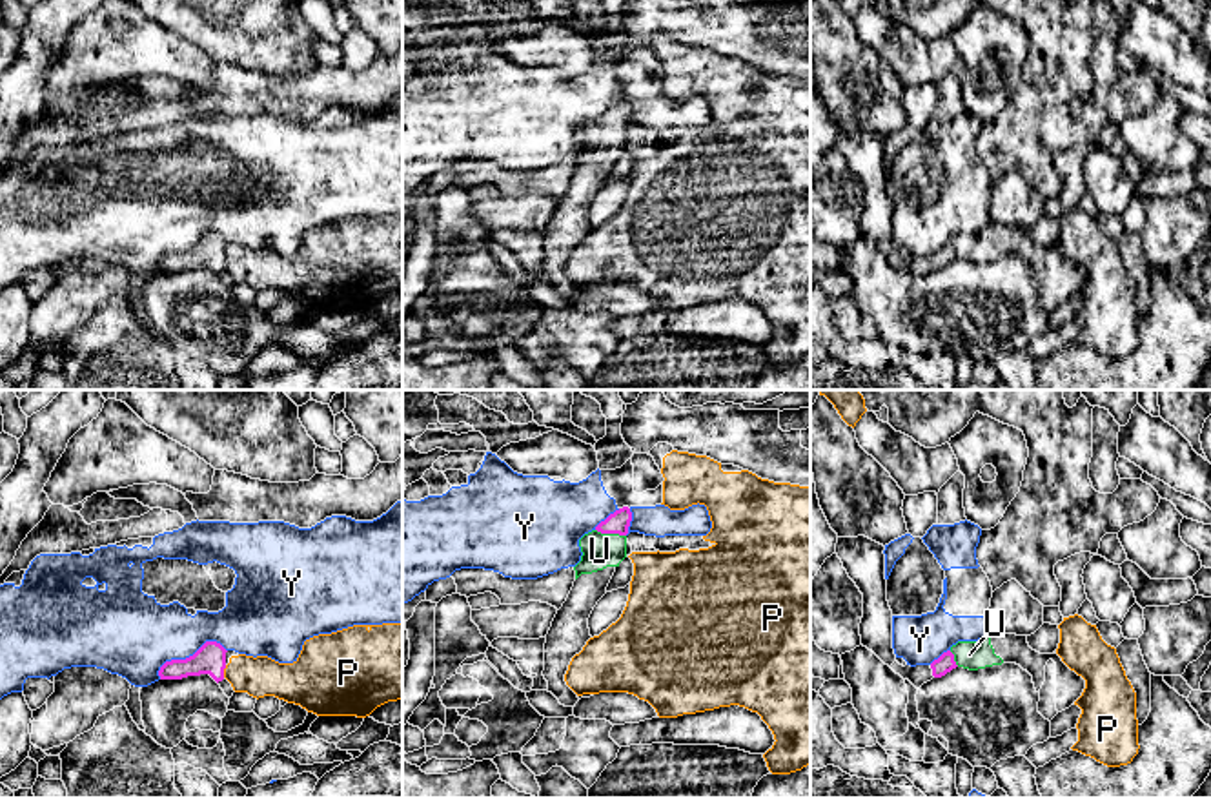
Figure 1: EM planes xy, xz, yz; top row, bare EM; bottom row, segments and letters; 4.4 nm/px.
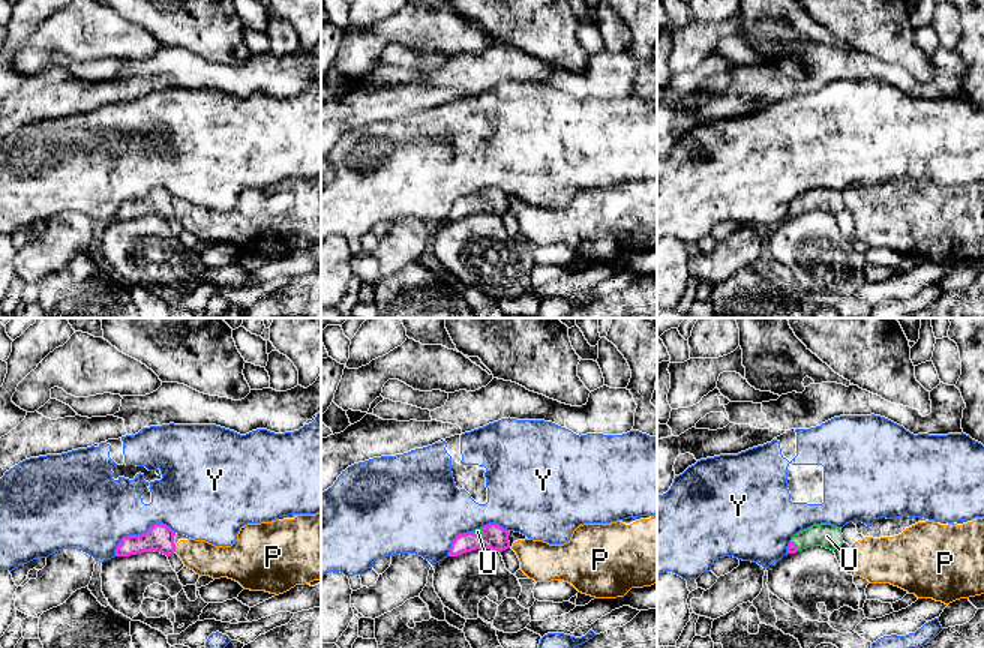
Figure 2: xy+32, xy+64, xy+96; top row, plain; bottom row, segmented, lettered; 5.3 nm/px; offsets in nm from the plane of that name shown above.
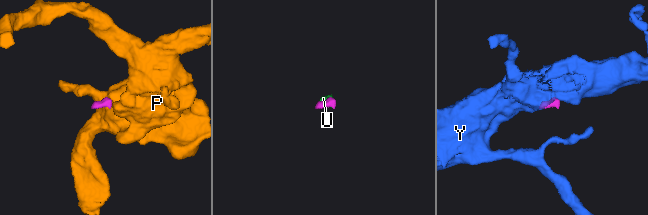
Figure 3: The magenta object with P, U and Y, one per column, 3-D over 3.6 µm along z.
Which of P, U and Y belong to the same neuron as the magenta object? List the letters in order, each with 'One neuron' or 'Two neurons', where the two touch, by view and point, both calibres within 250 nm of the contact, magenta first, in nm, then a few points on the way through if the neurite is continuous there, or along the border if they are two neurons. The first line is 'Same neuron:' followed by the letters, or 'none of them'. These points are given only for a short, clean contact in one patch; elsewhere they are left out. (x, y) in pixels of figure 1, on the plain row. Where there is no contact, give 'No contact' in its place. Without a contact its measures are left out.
Same neuron: U
P: Two neurons. Touches magenta at xy (223, 263). Thickness 140 nm (magenta) against 180 nm. Boundary: xy (226, 257), (223, 268)
U: One neuron. Touches magenta at xz (610, 124). Thickness 100 nm (magenta) against 160 nm. Path across: xz (616, 115), (610, 124), (609, 133), (600, 143)
Y: Two neurons. Touches magenta at xy (190, 248). Thickness 140 nm (magenta) against 340 nm. Boundary: xy (226, 241), (204, 234), (192, 246), (168, 252), (157, 266)

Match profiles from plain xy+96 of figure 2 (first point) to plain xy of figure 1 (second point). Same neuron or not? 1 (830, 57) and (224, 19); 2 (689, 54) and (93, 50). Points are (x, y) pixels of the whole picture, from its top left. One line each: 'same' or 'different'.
1: different
2: same

